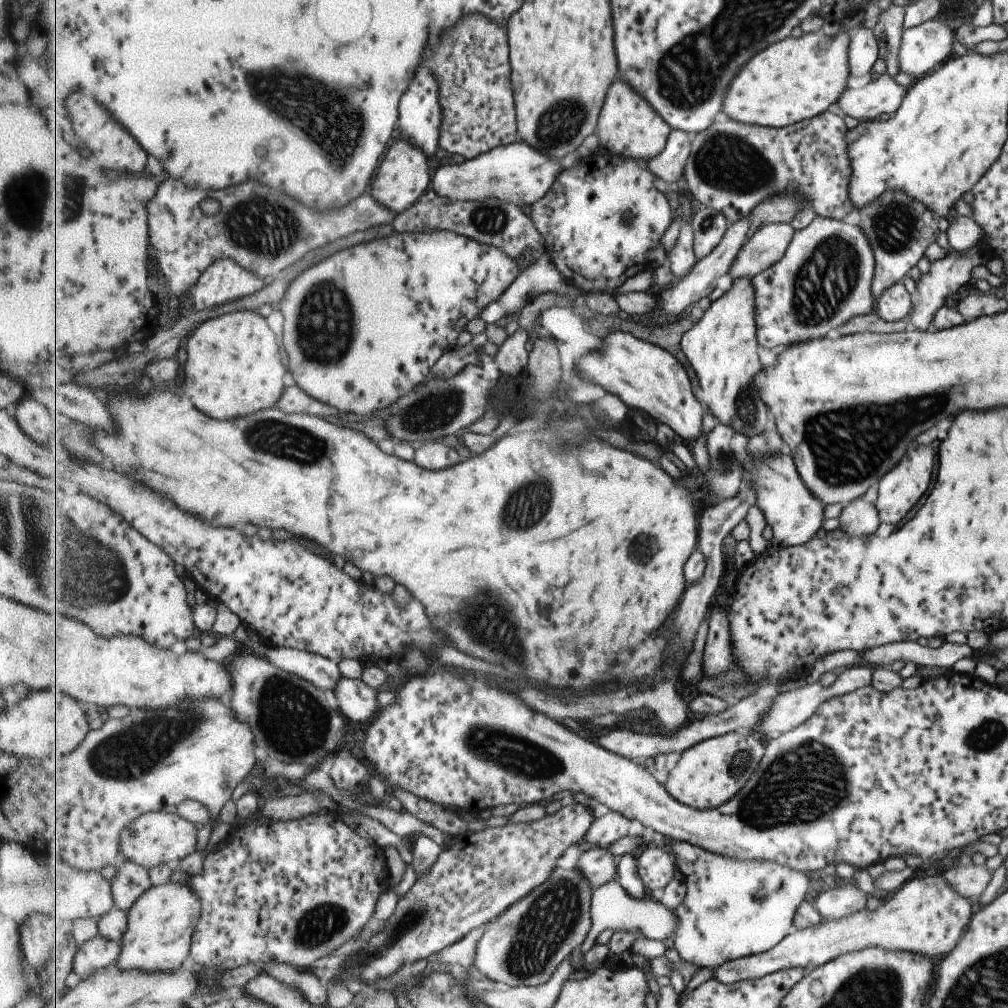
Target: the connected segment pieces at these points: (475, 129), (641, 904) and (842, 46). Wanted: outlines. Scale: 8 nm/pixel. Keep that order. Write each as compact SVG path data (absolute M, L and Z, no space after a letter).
M471 13L460 18L455 28L445 31L438 45L425 48L426 64L432 69L440 85L440 105L443 120L440 124L440 147L451 154L461 154L465 159L483 155L501 145L521 140L516 113L516 96L512 87L512 61L508 27L500 25L481 13Z
M617 879L595 888L592 894L592 932L582 949L587 950L595 938L605 930L639 932L639 938L644 937L654 941L665 942L667 938L673 940L673 936L680 928L680 914L676 908L667 908L663 902L660 902L658 895L647 892L643 898L635 898L629 894L629 891L626 891L626 888Z
M841 24L831 36L816 32L772 44L741 69L729 87L723 111L736 121L764 127L786 127L812 119L843 92L848 44L849 32Z

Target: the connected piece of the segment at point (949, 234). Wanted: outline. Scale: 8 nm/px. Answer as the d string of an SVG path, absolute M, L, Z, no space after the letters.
M954 214L947 220L946 238L951 249L958 251L977 247L984 234L982 228L971 218Z

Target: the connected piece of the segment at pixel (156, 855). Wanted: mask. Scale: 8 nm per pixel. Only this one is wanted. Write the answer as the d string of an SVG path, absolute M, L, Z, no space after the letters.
M150 812L135 819L124 830L122 849L124 853L137 864L145 868L161 866L161 864L177 864L197 850L197 828L195 823L188 821L178 812Z

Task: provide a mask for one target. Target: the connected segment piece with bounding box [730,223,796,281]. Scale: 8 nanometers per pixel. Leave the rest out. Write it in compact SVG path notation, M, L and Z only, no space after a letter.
M773 223L761 227L743 247L733 265L731 278L756 277L777 264L787 252L796 230L789 223Z

